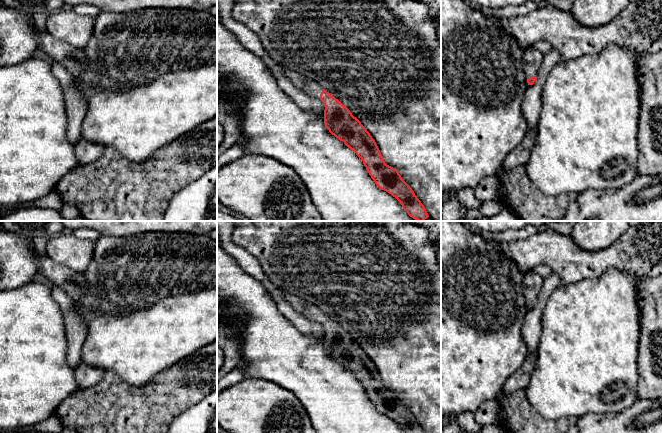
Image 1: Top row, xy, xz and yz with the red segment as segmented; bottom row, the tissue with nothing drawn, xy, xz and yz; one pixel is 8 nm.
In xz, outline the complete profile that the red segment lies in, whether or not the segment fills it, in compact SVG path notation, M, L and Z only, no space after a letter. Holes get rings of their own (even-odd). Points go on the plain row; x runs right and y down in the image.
M280 291L295 311L324 327L325 351L356 377L380 413L395 421L403 433L425 433L412 412L402 403L398 394L385 387L375 364L346 330L316 305Z

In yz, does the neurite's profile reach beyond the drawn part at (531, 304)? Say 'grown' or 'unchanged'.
grown

